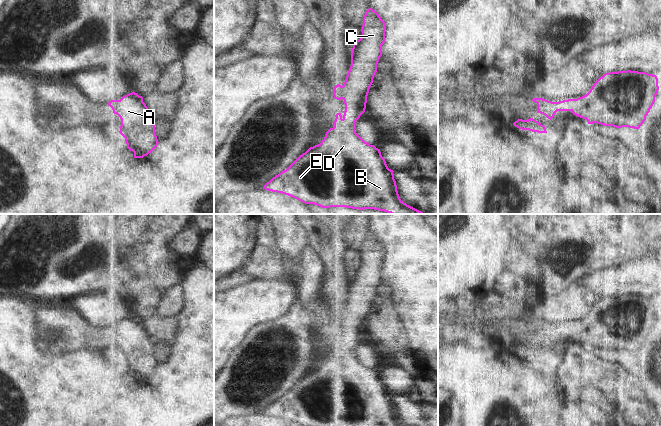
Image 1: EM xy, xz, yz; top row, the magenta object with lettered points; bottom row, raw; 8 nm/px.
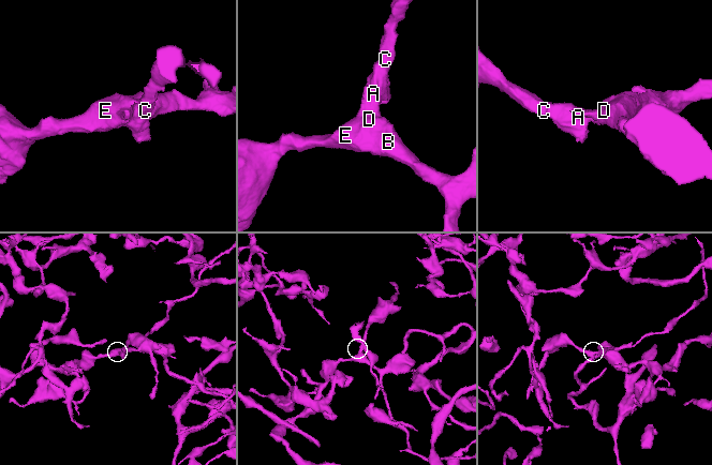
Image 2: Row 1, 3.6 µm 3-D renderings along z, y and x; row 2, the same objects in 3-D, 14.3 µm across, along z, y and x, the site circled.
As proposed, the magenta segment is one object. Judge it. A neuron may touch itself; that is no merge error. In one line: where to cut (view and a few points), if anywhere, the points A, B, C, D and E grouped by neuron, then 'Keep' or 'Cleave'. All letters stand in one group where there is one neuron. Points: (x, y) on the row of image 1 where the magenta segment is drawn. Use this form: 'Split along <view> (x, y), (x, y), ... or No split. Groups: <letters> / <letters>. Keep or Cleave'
No split. Groups: A B C D E. Keep.

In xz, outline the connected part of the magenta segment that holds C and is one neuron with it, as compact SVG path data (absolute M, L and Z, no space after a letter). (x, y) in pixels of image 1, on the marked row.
M369 8L364 15L361 31L361 38L353 42L351 66L346 80L342 86L337 84L333 89L334 98L344 100L344 115L337 113L334 127L326 132L321 143L310 147L286 170L267 182L263 189L322 208L346 207L374 209L390 214L425 214L400 199L394 171L388 168L380 149L365 142L355 131L355 122L365 112L369 89L382 56L386 23L375 10Z

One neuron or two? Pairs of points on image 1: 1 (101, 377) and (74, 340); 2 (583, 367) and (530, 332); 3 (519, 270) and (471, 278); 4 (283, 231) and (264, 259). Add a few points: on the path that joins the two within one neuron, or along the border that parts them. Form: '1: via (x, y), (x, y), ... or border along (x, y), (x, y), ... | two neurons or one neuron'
1: border along (102, 351), (67, 348), (56, 353) | two neurons
2: border along (587, 347), (572, 347), (562, 360) | two neurons
3: border along (518, 262), (498, 286) | two neurons
4: border along (268, 247), (286, 266) | two neurons

